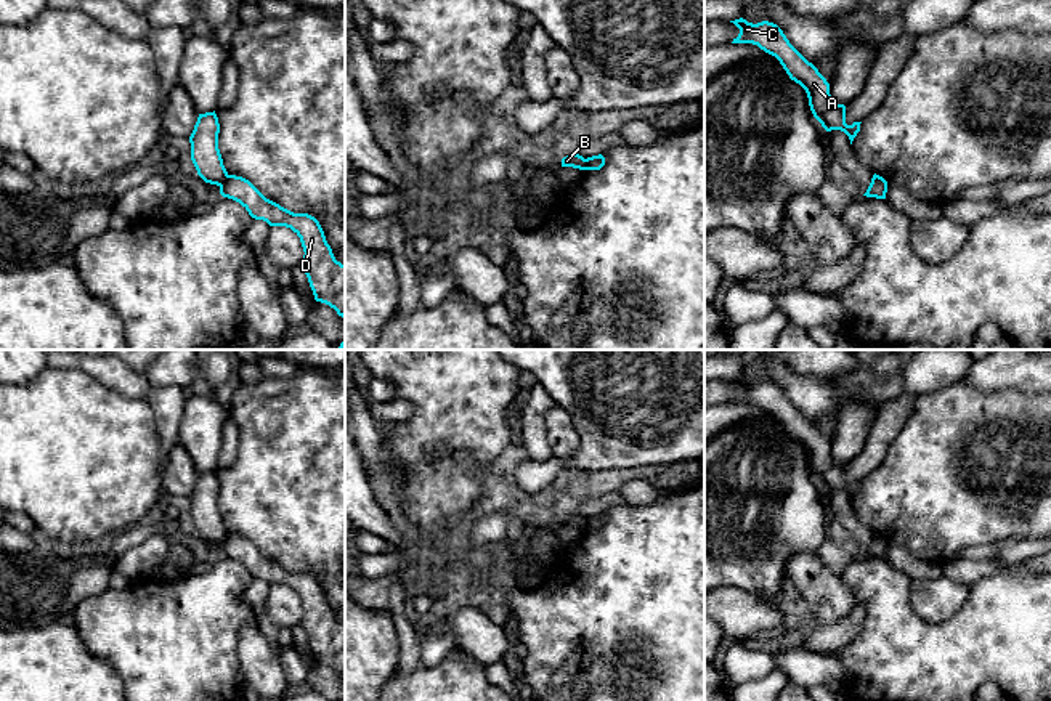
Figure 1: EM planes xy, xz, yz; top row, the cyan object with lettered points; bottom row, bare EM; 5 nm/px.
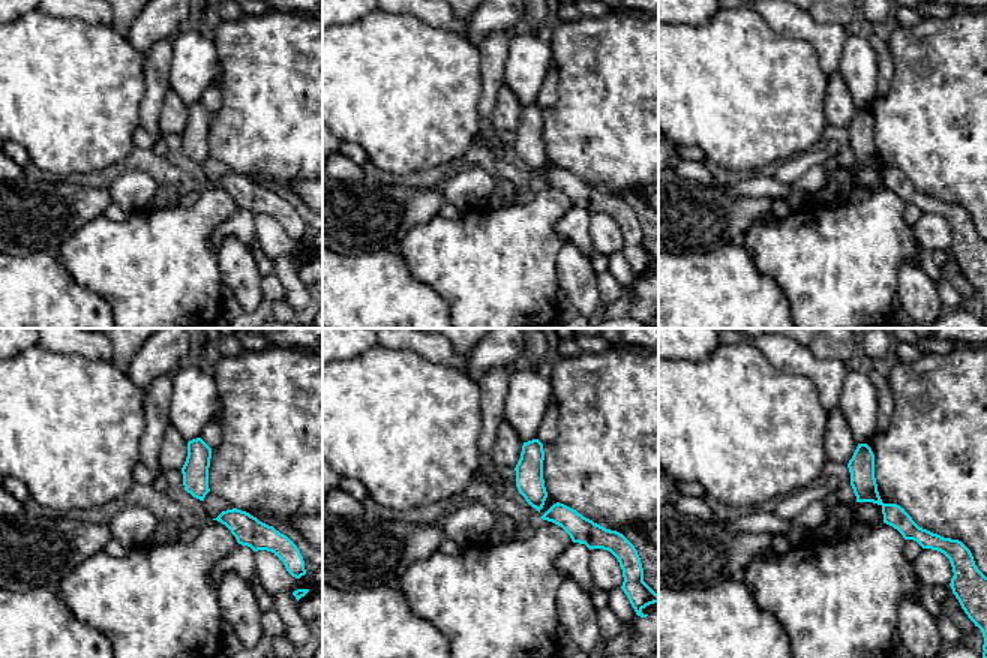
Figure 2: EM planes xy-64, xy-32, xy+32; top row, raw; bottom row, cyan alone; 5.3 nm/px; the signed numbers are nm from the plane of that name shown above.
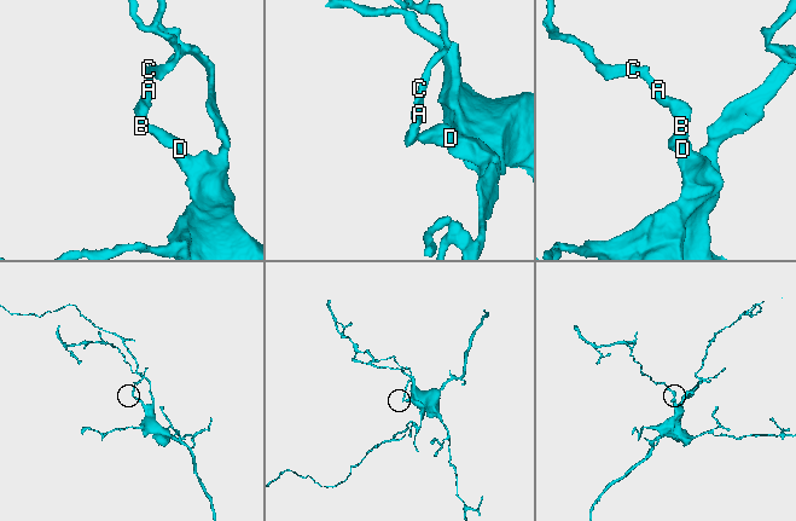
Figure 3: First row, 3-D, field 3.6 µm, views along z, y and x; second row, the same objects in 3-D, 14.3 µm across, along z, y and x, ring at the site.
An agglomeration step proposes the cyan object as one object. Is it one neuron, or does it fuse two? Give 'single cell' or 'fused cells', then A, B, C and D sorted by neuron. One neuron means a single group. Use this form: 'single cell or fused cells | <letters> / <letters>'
fused cells | A B C / D

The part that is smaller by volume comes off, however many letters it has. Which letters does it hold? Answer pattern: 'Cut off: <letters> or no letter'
Cut off: A, B, C

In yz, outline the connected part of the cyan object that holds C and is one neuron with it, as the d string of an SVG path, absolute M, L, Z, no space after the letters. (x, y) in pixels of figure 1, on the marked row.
M740 18L730 22L740 29L732 43L753 43L775 56L789 79L805 90L810 111L822 127L844 132L852 144L862 122L846 124L846 106L833 101L826 79L789 43L783 30L769 21L753 24Z

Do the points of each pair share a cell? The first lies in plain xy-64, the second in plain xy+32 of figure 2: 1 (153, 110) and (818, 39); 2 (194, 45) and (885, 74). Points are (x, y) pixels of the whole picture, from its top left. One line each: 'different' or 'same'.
1: same
2: different

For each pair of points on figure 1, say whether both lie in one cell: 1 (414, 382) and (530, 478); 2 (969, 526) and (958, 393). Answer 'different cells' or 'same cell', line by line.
1: different cells
2: same cell

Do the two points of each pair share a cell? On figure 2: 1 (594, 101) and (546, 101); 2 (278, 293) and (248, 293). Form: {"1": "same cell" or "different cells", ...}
{"1": "different cells", "2": "different cells"}

